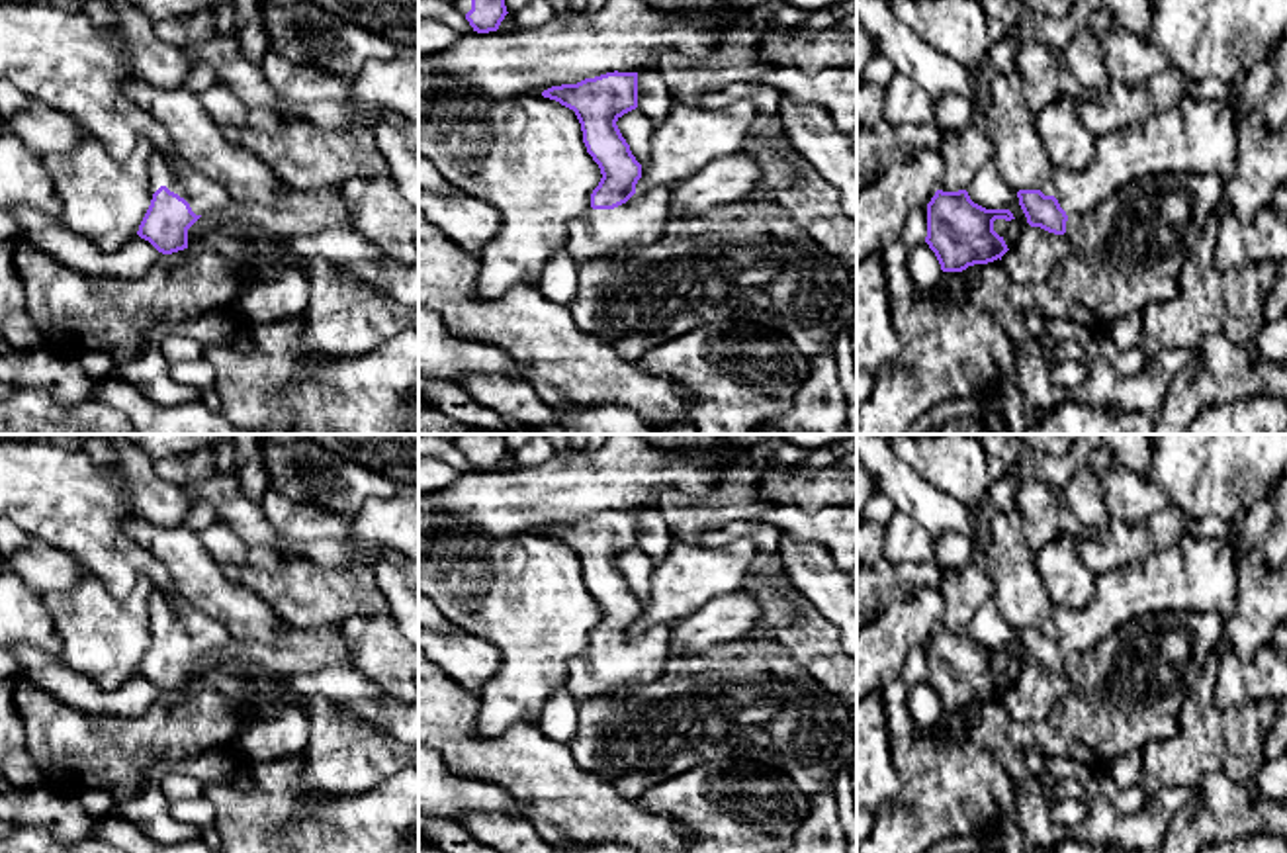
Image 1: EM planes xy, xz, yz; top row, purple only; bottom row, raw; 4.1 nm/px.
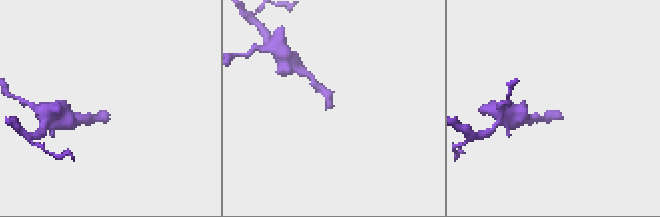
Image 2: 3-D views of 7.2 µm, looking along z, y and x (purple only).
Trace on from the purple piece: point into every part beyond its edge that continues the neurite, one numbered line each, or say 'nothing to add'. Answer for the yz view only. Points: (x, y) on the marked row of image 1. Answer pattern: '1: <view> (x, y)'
1: yz (1194, 135)

